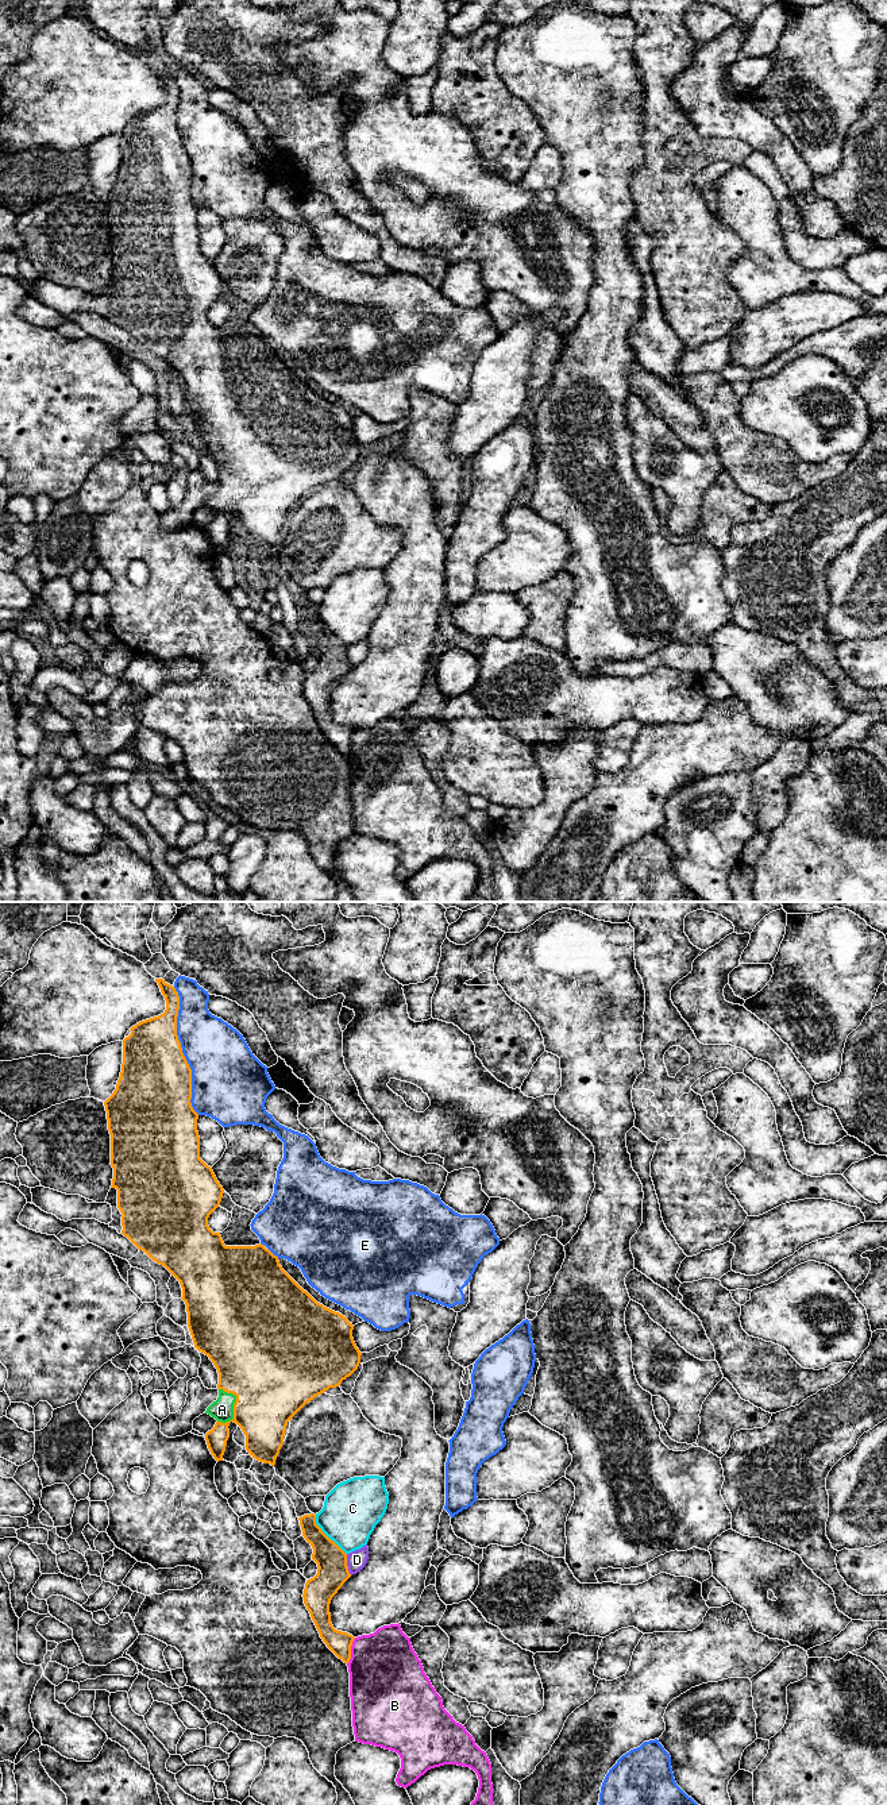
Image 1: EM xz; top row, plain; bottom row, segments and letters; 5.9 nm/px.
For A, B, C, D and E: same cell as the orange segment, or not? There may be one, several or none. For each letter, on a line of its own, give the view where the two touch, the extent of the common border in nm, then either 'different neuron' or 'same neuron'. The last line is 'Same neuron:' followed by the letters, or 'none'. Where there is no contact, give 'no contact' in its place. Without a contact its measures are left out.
A: xz | 220 nm | same neuron
B: xz | 170 nm | different neuron
C: xz | 300 nm | different neuron
D: xz | 130 nm | different neuron
E: xz | 800 nm | different neuron
Same neuron: A

